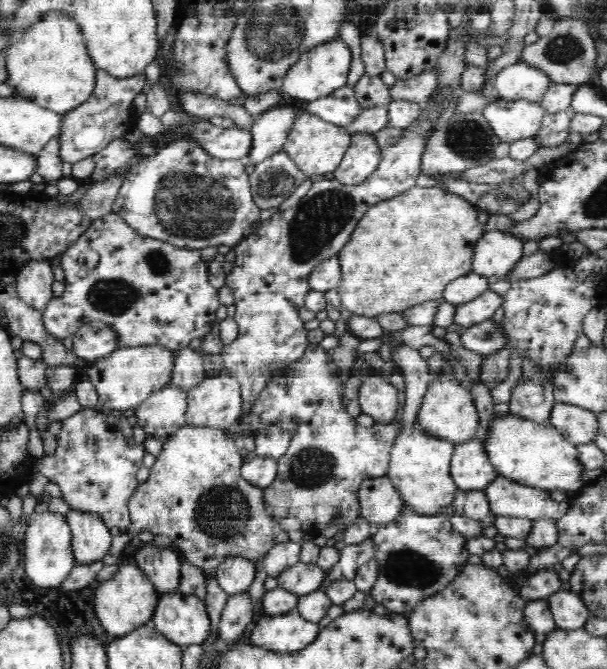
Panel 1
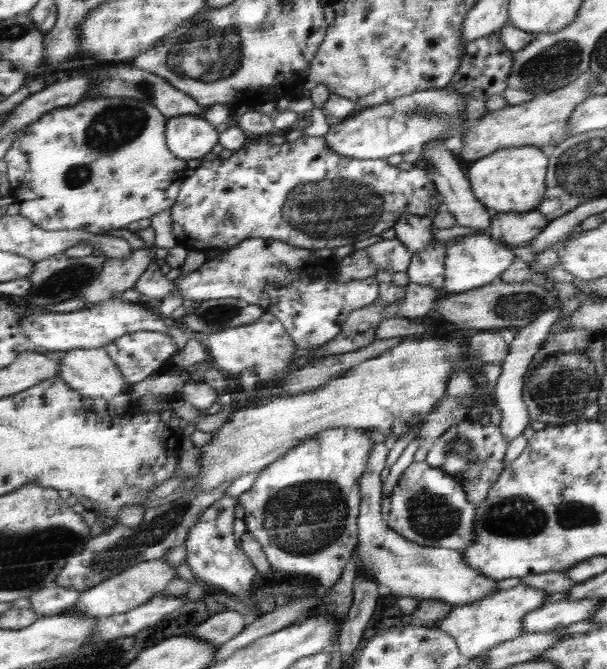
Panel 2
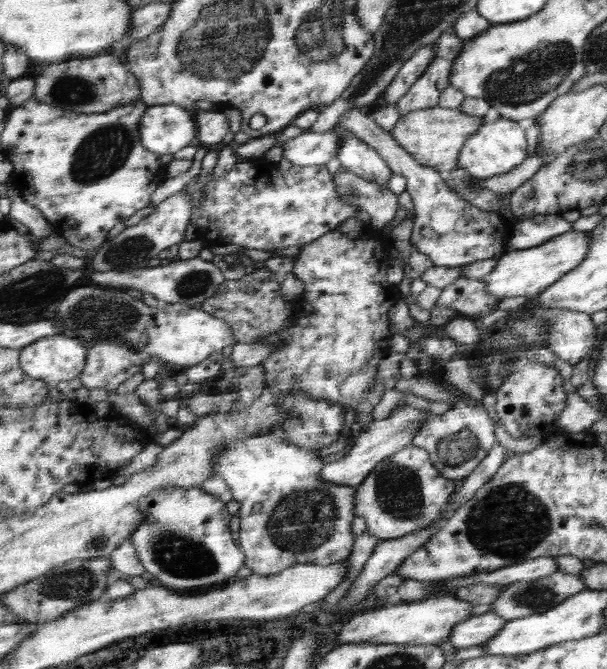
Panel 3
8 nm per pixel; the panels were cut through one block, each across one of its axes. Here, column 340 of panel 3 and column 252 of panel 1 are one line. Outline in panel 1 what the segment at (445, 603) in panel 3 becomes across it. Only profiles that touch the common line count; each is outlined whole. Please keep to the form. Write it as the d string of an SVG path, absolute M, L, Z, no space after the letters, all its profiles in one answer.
M292 608L284 614L269 615L256 622L252 632L250 632L250 644L276 653L296 653L297 650L305 649L312 643L320 632L318 623L302 618L299 610Z

